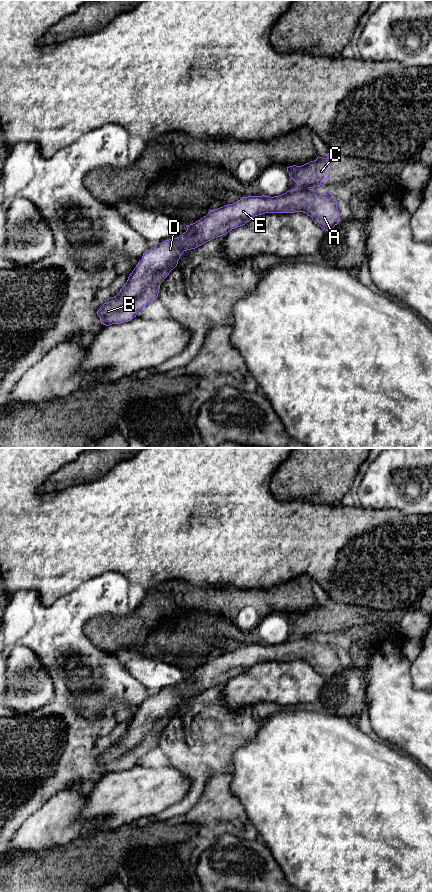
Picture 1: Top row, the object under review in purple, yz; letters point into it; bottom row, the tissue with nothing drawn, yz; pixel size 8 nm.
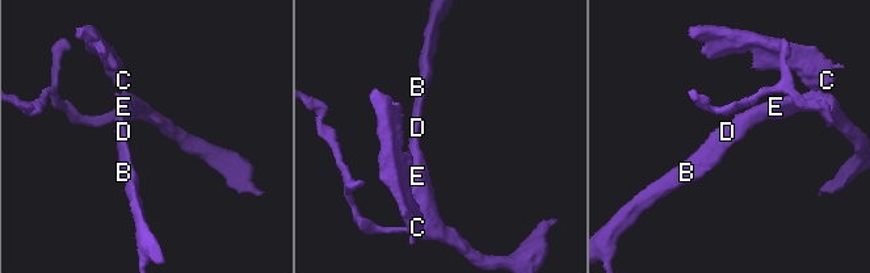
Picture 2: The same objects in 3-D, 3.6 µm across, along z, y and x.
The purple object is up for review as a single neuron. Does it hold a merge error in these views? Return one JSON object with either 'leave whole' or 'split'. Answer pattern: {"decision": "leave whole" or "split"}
{"decision": "split"}

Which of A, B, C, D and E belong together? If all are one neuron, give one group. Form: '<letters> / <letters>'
A B D E / C

